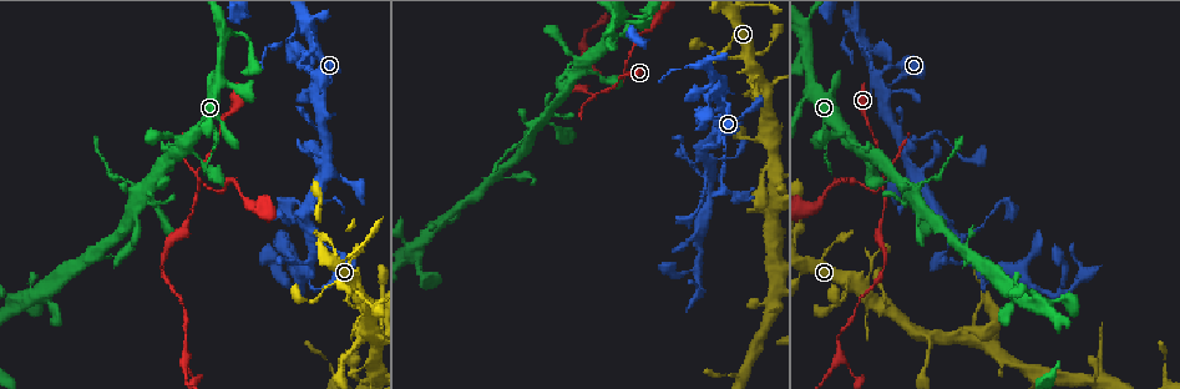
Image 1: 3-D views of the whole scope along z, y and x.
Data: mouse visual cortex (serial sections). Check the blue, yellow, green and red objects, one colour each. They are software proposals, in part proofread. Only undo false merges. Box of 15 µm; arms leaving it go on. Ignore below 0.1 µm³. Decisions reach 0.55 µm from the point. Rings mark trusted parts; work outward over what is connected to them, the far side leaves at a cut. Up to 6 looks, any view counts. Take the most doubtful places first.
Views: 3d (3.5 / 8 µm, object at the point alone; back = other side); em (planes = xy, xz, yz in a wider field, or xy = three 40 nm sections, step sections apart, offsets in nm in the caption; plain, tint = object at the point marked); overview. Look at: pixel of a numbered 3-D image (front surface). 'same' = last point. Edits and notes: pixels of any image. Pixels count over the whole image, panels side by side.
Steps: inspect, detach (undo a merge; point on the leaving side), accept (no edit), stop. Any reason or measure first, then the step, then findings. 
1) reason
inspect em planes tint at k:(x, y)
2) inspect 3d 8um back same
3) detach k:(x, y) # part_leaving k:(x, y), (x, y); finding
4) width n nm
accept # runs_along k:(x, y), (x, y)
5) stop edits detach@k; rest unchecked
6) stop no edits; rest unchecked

side arm on a straight run
inspect 3d 8um at 1:(198, 180)

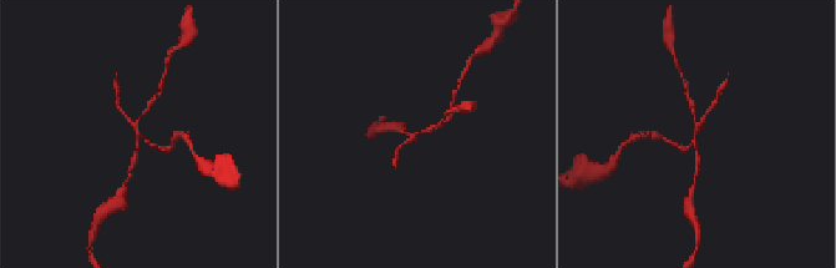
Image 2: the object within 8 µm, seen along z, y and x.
inspect 3d 3.5um back at 2:(136, 131)

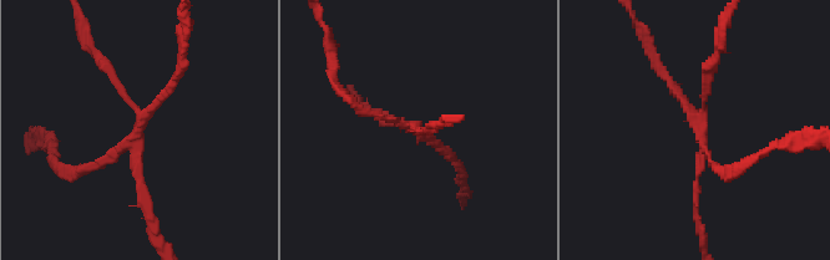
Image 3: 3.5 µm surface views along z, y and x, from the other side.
shape alone is not enough
inspect em xy step 2 tint at 3:(702, 137)

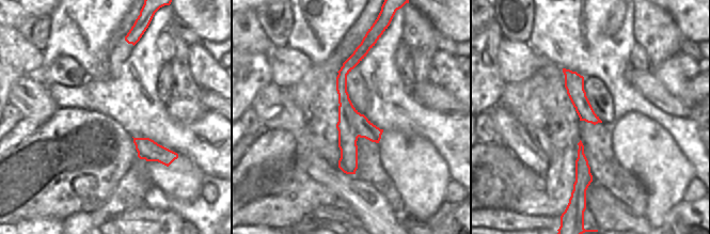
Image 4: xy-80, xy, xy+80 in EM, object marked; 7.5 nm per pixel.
detach 3:(672, 85) # two cells meet here

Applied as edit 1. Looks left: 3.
small branch off a trunk
inspect 3d 3.5um back at 1:(983, 338)

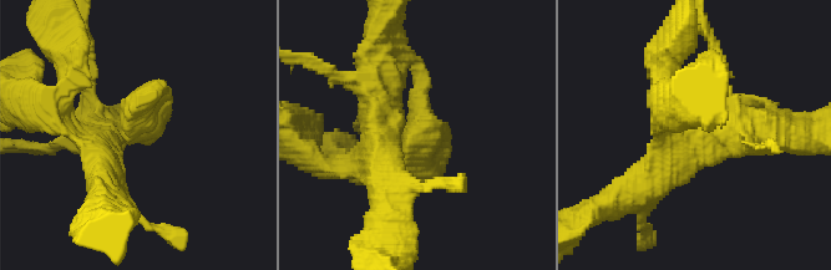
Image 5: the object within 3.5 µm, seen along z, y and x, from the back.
need the tissue
inspect em xy step 3 tint at 5:(405, 132)

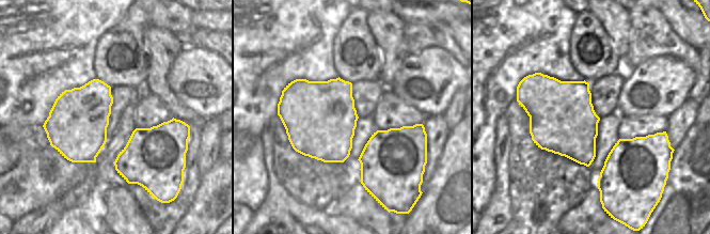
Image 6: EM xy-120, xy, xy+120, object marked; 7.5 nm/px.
accept # runs_along 5:(375, 76), (379, 131), (440, 174); one cell here

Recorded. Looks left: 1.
stop edits detach@3; rest unchecked

